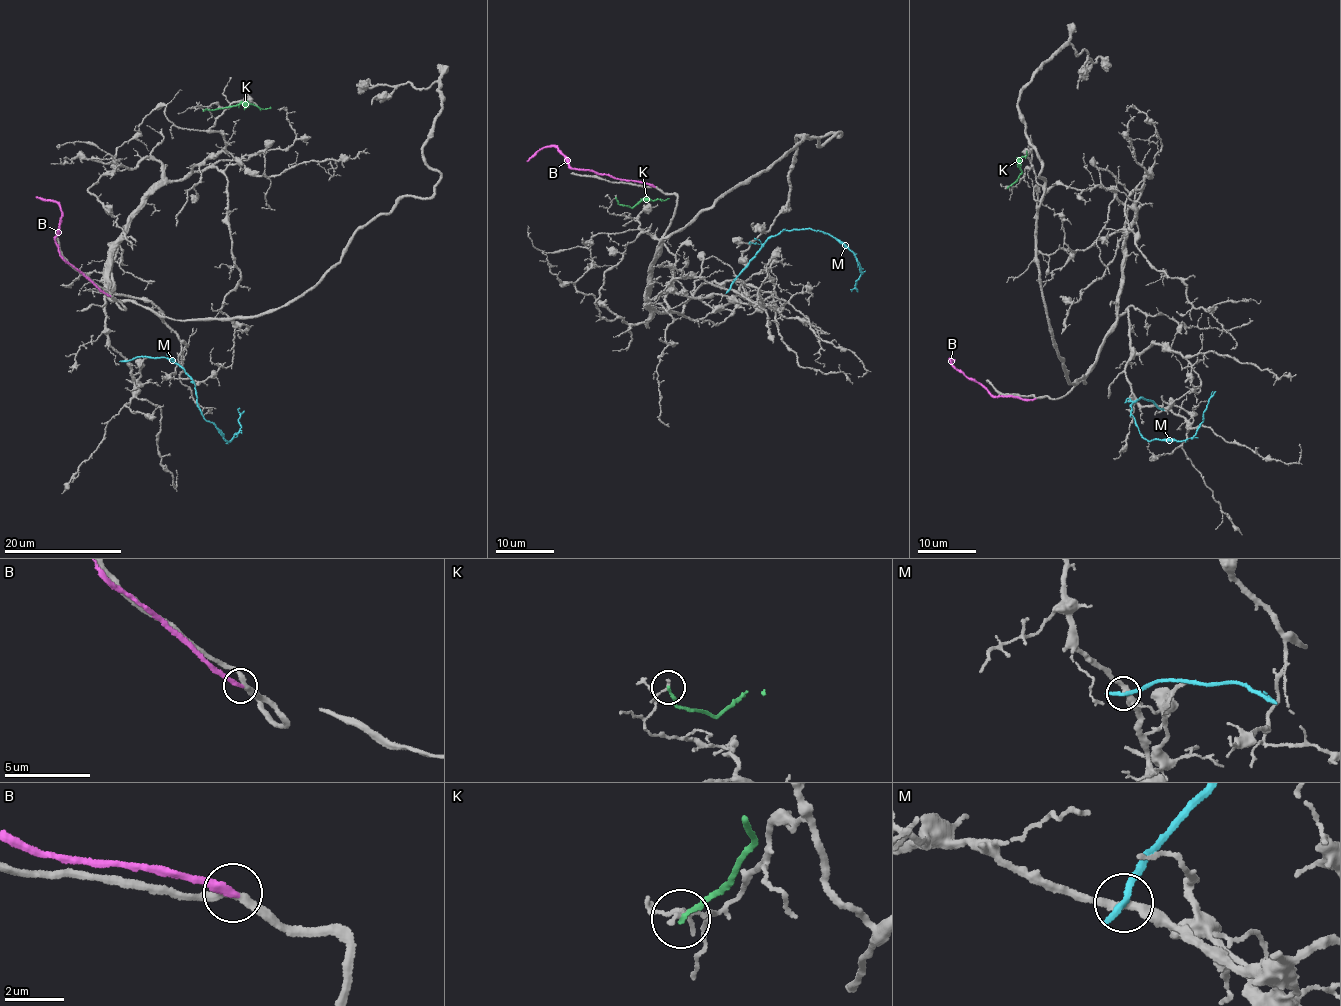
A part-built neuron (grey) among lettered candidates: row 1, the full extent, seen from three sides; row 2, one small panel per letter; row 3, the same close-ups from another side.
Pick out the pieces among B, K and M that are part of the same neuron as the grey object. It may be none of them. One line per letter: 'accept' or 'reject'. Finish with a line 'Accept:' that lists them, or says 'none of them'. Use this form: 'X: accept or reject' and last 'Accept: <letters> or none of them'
B: reject
K: reject
M: reject
Accept: none of them

